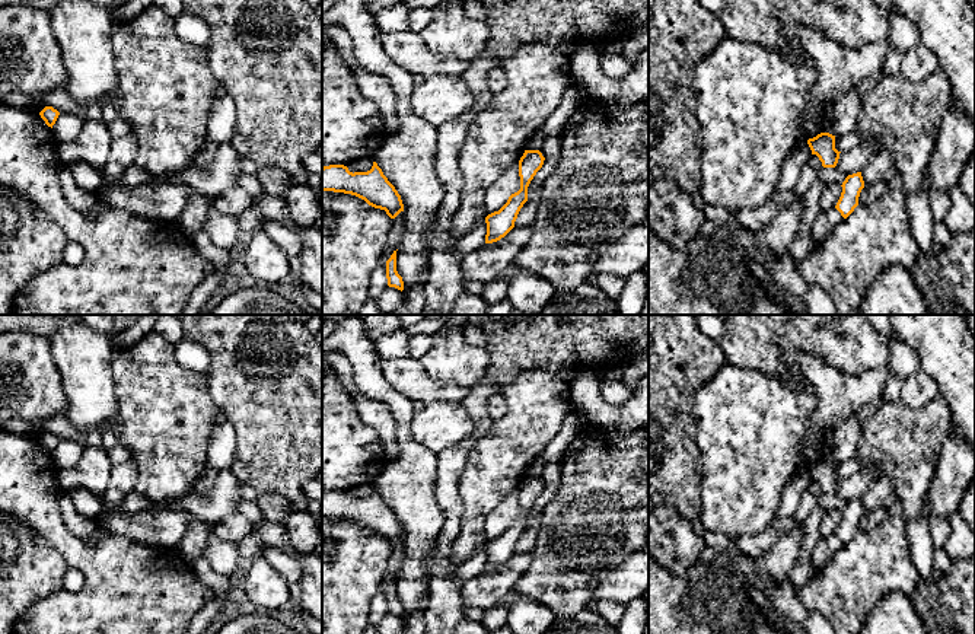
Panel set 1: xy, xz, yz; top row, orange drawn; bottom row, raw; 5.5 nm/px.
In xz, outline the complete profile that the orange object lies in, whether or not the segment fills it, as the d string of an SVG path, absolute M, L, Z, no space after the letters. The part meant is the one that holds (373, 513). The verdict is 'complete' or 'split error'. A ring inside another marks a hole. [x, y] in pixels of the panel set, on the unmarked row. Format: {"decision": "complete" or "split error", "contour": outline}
{"decision": "complete", "contour": "M373 488L367 498L350 498L344 491L322 494L322 517L356 522L375 535L385 536L391 545L404 538L401 522Z"}

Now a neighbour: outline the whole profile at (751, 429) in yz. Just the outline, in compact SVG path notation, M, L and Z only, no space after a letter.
M724 364L698 388L691 404L704 466L698 517L708 532L723 532L730 541L736 536L764 532L777 517L786 485L803 468L802 449L807 436L807 423L819 404L815 386L807 382L797 388L793 380Z

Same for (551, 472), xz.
M563 459L551 463L544 463L542 472L541 472L541 480L545 485L560 482L561 478L561 466L563 466Z

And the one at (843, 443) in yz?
M869 404L860 411L847 417L825 442L821 456L835 463L847 459L854 459L861 442L861 421L860 417L869 417L876 407Z

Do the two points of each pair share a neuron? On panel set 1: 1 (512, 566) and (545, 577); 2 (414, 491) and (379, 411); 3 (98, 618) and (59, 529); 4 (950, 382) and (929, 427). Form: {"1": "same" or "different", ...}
{"1": "different", "2": "different", "3": "same", "4": "different"}

